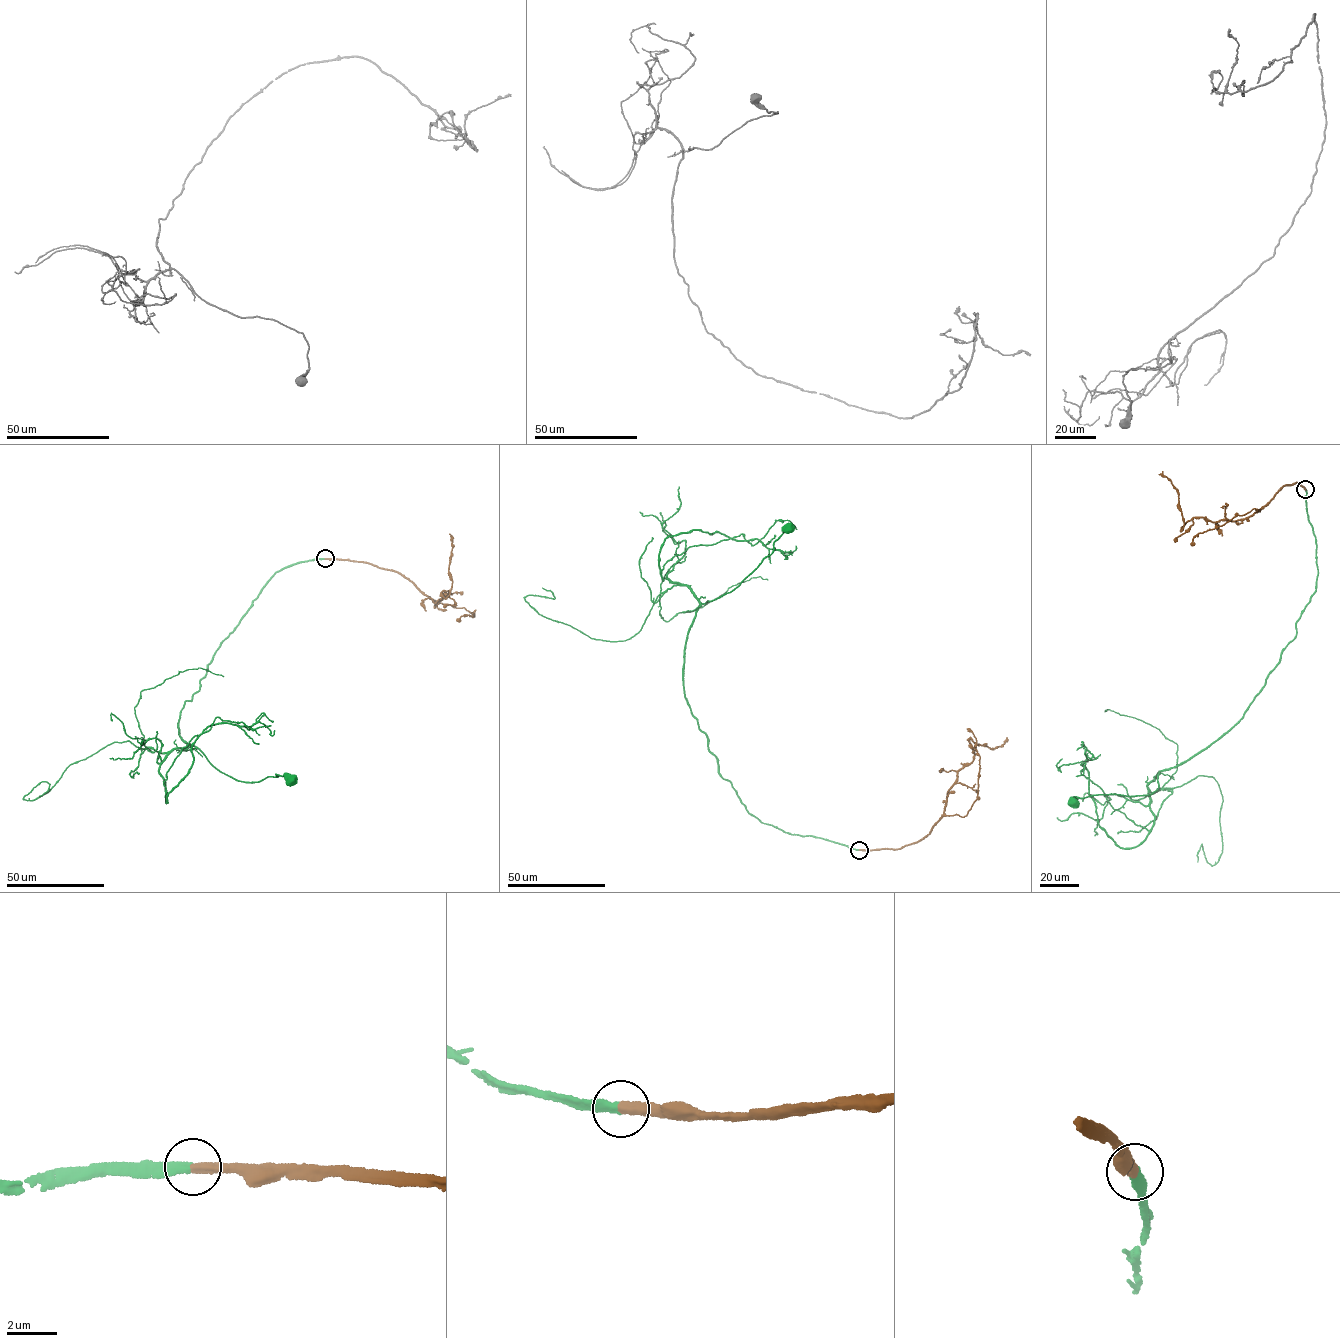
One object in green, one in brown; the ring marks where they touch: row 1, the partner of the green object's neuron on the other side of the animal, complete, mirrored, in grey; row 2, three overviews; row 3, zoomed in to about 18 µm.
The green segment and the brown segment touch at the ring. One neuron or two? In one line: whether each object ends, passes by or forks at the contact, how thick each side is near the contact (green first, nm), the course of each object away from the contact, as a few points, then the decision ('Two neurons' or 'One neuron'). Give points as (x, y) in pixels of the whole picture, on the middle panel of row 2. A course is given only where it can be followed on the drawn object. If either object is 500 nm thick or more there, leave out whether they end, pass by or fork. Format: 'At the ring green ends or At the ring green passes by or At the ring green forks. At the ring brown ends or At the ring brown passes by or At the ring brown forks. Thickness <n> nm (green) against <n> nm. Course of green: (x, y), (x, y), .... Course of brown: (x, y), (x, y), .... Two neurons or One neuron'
At the ring green ends. At the ring brown ends. Thickness 320 nm (green) against 400 nm. Course of green: (859, 850), (786, 833), (748, 812), (719, 773), (684, 693), (685, 642), (700, 605), (739, 585), (789, 527). Course of brown: (859, 850), (899, 849), (920, 841), (942, 817), (958, 771), (973, 760), (970, 738), (990, 748), (1006, 741). One neuron

